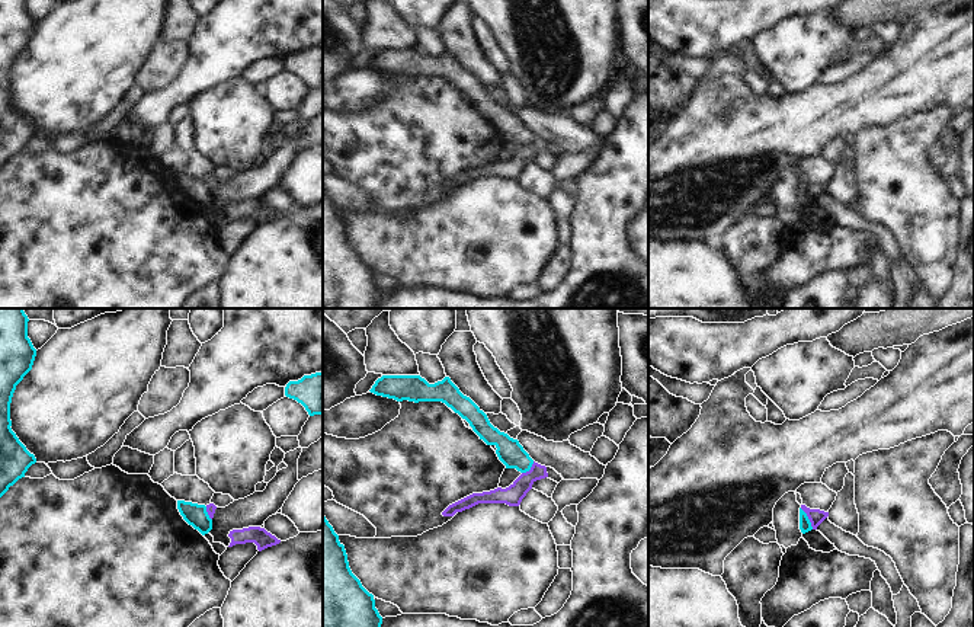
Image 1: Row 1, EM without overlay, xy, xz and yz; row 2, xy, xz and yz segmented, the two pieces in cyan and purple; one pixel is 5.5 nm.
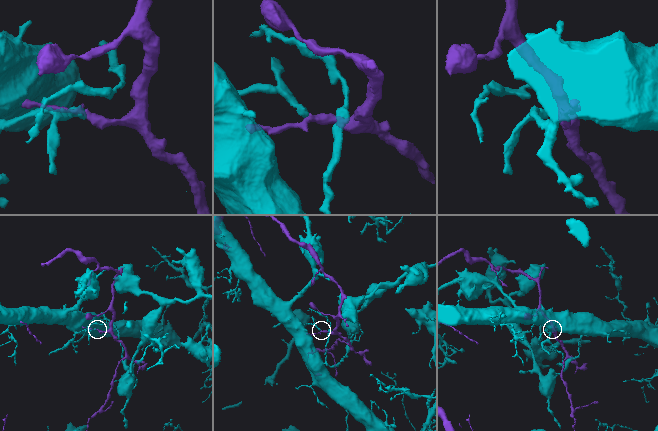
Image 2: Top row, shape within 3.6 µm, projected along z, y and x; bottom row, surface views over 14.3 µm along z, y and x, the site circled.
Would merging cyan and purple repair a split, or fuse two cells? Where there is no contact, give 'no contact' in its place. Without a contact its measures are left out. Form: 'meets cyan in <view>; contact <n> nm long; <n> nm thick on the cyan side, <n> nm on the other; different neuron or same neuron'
meets cyan in yz; contact 140 nm long; 60 nm thick on the cyan side, 90 nm on the other; different neuron

